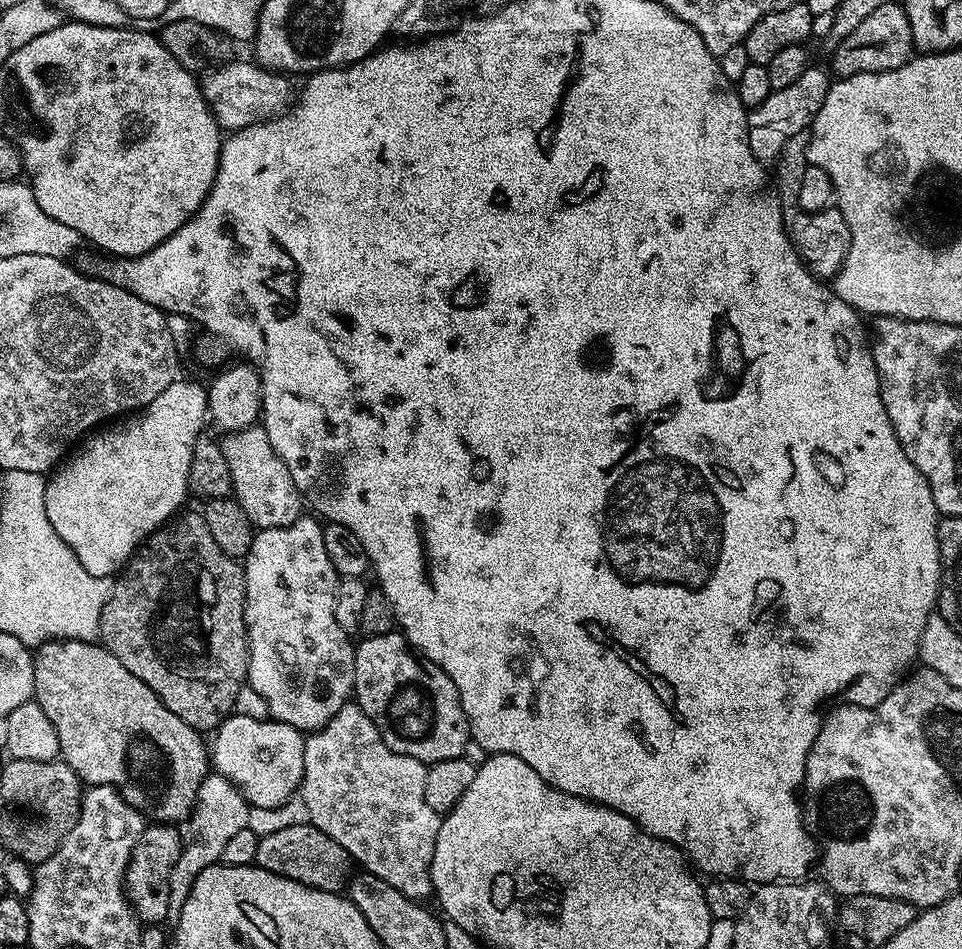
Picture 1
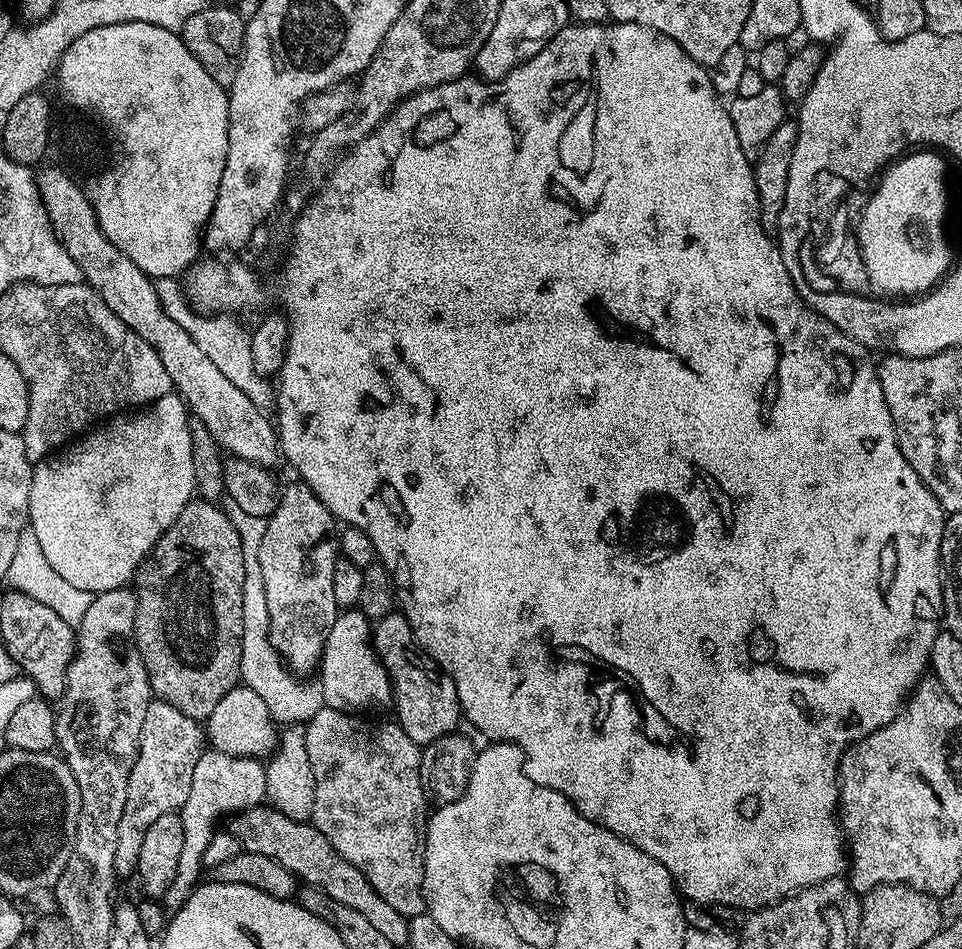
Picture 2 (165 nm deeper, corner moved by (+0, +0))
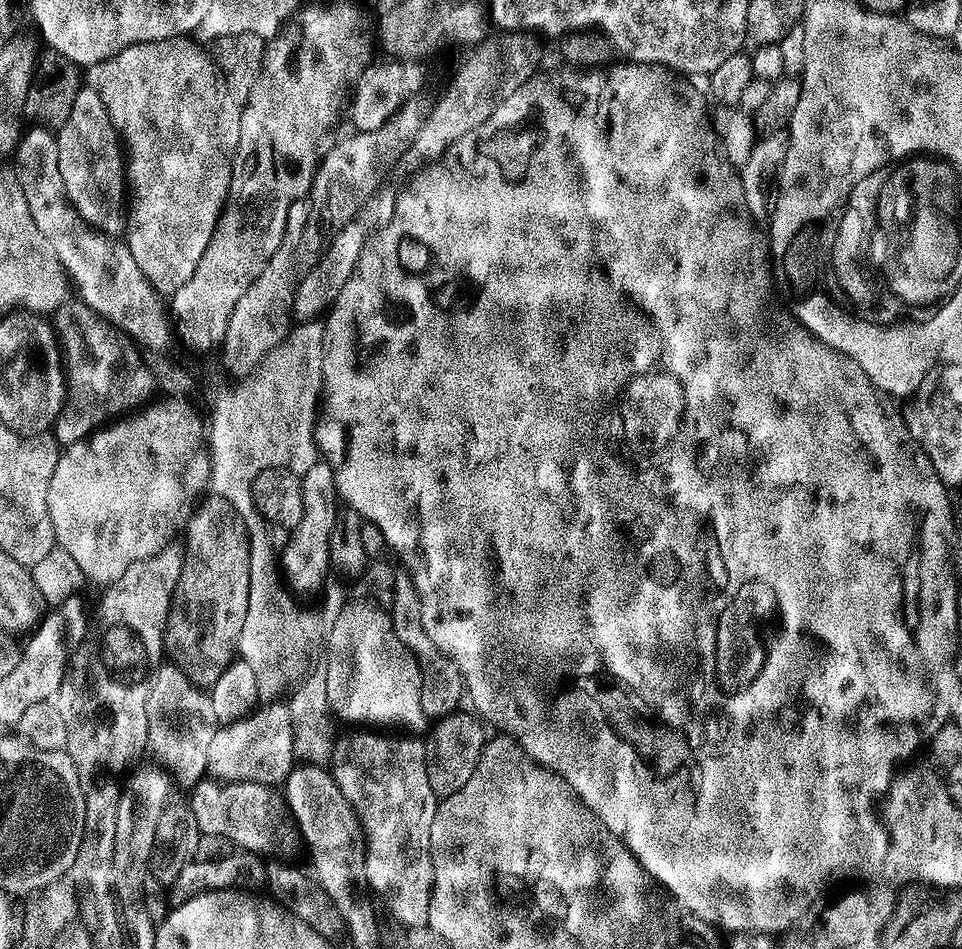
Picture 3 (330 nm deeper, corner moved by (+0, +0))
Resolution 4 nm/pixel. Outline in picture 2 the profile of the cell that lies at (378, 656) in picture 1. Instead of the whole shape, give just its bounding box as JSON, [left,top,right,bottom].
[371,610,462,746]

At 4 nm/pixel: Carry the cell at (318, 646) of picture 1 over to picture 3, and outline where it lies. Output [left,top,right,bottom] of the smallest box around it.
[282,458,338,593]

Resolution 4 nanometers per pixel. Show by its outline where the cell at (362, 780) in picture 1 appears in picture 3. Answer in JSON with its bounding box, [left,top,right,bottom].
[330,730,438,930]

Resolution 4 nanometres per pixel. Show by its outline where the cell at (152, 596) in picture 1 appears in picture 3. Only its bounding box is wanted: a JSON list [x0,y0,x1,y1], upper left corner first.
[164,494,248,690]

